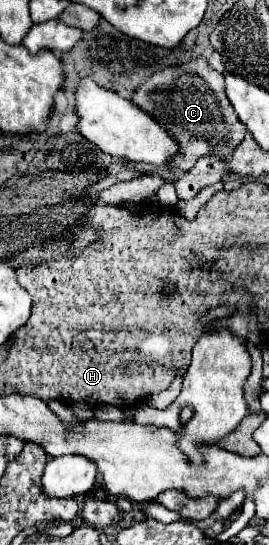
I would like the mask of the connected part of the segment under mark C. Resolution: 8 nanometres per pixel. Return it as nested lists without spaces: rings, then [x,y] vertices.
[[[194,58],[186,64],[156,72],[136,90],[132,102],[154,116],[178,140],[180,150],[172,162],[184,172],[190,170],[200,156],[218,154],[230,158],[232,150],[248,132],[246,126],[238,122],[238,116],[226,98],[224,74],[210,68],[204,58]]]

